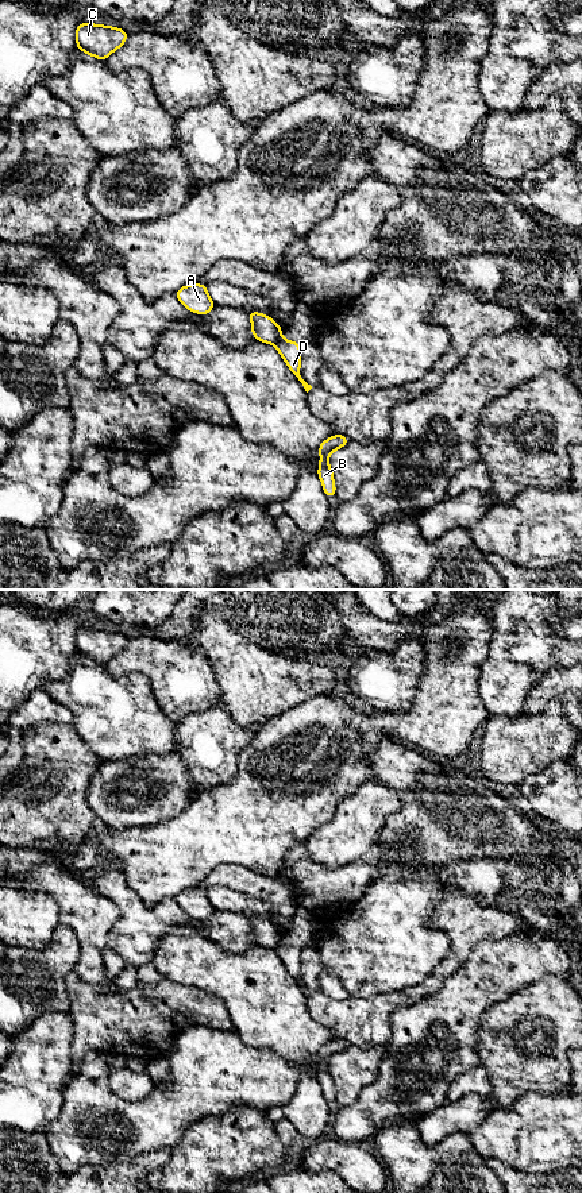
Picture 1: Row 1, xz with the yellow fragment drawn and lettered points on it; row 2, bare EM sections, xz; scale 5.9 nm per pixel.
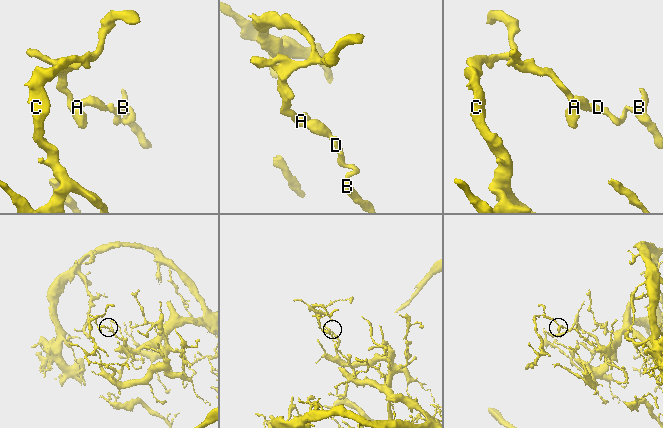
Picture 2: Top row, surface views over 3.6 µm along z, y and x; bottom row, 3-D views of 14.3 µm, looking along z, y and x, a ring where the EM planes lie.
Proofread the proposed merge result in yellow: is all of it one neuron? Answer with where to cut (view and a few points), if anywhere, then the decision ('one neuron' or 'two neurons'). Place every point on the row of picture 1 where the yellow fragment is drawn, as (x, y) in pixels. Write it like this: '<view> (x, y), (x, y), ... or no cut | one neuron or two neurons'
xz (280, 338), (274, 344) | two neurons

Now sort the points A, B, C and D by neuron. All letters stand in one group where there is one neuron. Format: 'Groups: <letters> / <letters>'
Groups: A C / B D

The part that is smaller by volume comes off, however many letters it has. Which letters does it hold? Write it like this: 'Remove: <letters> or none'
Remove: A, C

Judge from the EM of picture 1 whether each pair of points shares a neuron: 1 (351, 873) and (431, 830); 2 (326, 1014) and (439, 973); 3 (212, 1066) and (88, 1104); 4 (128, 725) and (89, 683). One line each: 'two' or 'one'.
1: two
2: one
3: one
4: one

